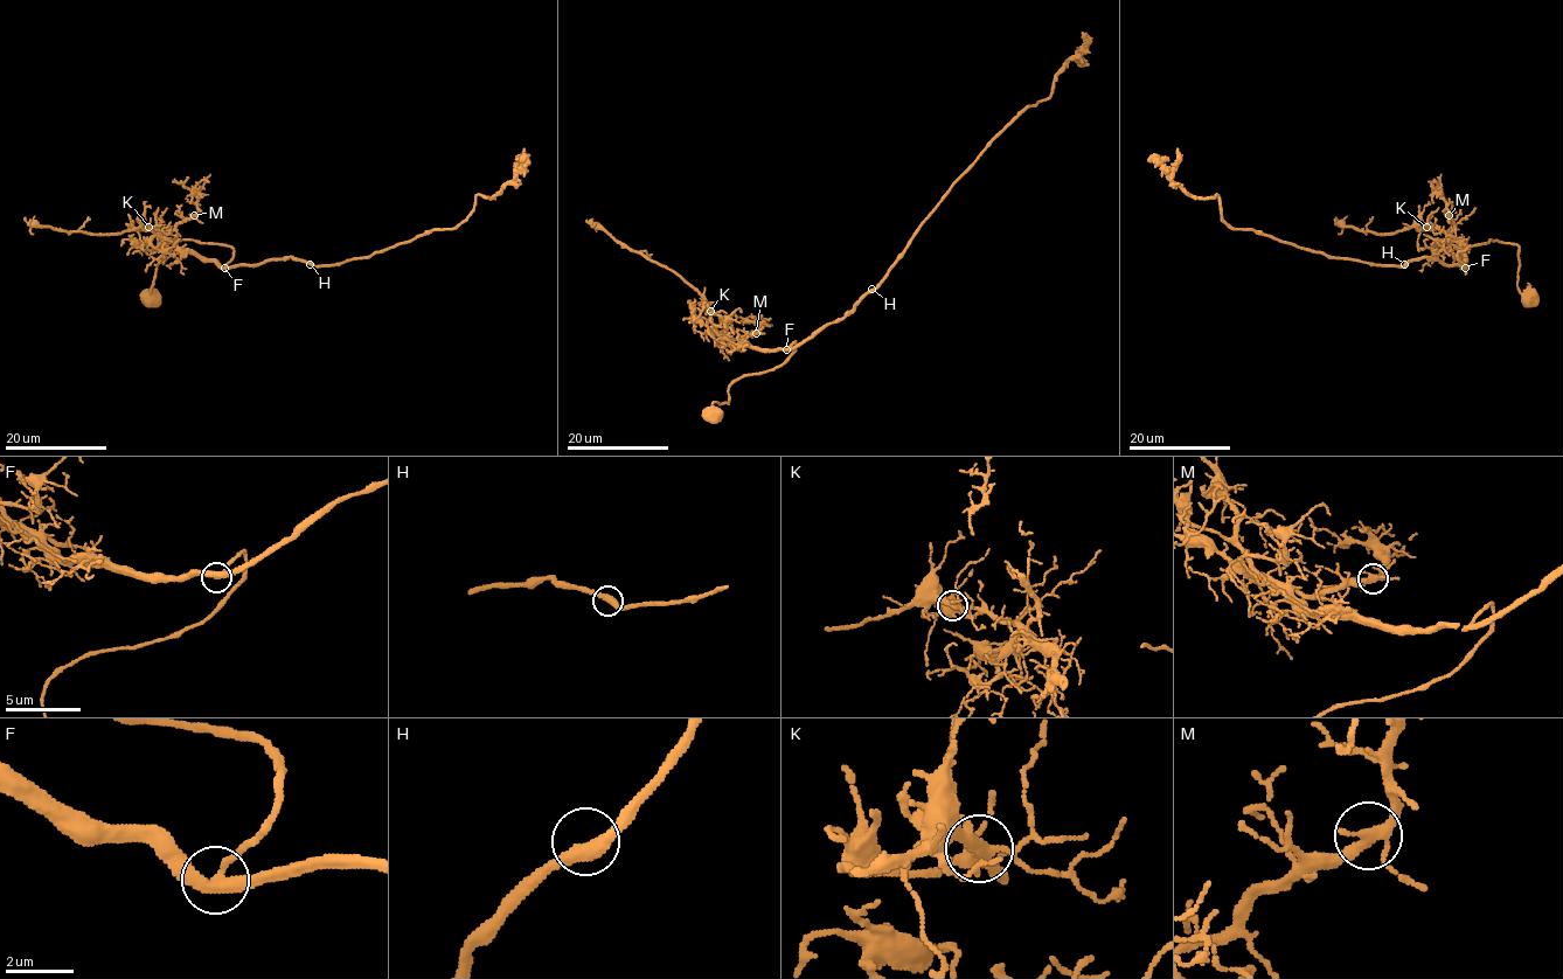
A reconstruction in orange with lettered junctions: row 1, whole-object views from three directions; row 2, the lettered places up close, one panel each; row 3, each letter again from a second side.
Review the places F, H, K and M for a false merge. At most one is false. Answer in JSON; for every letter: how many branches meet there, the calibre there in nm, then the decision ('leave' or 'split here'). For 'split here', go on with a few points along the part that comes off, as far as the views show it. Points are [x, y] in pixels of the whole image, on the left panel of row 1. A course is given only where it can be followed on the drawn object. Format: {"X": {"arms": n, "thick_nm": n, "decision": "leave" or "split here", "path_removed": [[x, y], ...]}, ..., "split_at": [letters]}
{"F": {"arms": 3, "thick_nm": 320, "decision": "leave"}, "H": {"arms": 2, "thick_nm": 420, "decision": "leave"}, "K": {"arms": 3, "thick_nm": 300, "decision": "leave"}, "M": {"arms": 3, "thick_nm": 300, "decision": "leave"}, "split_at": []}

